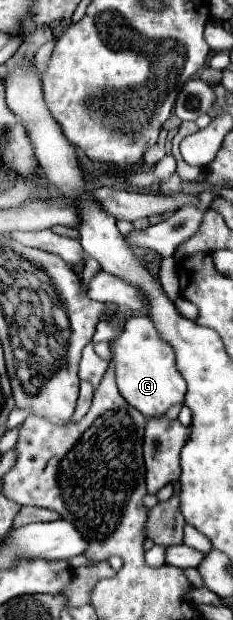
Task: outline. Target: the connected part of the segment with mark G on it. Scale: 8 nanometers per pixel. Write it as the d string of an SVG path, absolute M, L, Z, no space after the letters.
M147 315L131 317L125 325L125 331L111 343L111 349L117 387L129 405L133 405L145 417L159 417L171 405L183 403L187 387L175 365L173 347L167 341L161 341L157 327Z

